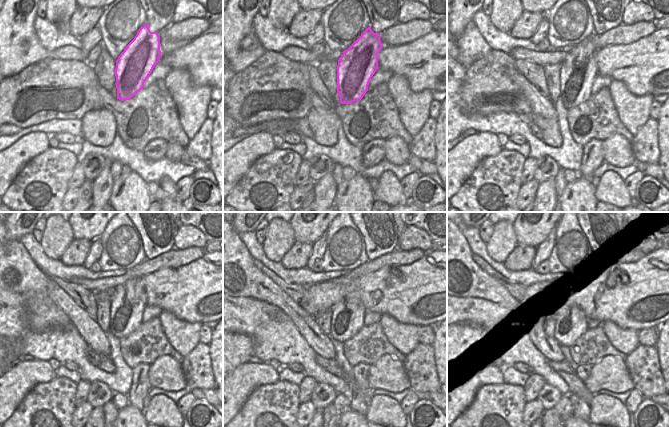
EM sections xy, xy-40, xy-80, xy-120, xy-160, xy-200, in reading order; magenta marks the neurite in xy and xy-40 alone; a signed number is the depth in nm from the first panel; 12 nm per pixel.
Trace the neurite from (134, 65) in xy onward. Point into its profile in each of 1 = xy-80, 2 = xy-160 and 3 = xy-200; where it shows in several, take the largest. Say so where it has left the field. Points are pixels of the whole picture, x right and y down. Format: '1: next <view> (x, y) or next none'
1: next xy-80 (579, 69)
2: next xy-160 (348, 315)
3: next xy-200 (571, 323)

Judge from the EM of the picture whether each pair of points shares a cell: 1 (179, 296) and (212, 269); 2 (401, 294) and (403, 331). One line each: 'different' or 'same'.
1: same
2: different

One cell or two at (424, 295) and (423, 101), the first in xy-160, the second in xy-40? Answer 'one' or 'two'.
two

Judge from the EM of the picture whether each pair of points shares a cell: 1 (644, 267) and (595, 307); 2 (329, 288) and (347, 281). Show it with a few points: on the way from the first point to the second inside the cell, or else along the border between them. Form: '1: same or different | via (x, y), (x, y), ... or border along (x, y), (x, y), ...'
1: same | via (632, 279), (618, 293), (607, 295)
2: different | border along (329, 280), (342, 284), (345, 293)

